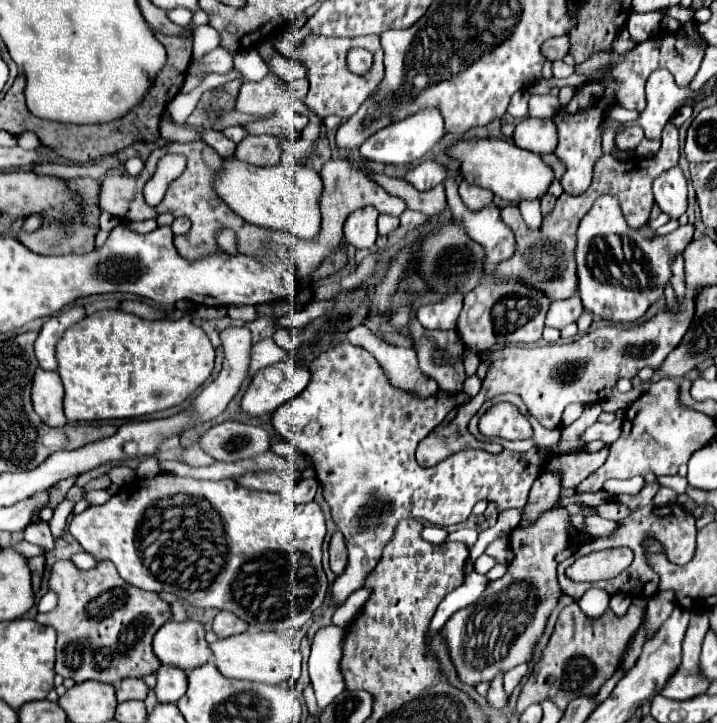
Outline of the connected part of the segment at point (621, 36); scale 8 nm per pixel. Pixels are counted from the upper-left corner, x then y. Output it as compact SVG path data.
M627 28L619 30L619 34L617 34L615 40L613 40L613 50L615 50L617 54L621 54L621 52L631 50L631 48L633 48L633 42L629 40L629 32L627 32Z

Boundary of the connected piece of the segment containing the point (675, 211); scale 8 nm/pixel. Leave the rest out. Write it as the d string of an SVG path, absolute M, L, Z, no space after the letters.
M681 168L667 170L653 182L655 202L661 212L665 212L671 220L677 220L687 210L687 182Z

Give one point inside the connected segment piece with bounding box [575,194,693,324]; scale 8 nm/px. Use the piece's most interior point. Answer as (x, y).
(621, 273)

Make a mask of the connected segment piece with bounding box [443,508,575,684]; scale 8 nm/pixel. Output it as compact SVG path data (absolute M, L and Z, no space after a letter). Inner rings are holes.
M567 508L547 510L541 514L541 518L537 518L537 522L519 524L509 536L513 560L509 562L505 576L489 582L477 602L457 610L447 620L443 626L443 636L463 682L479 684L483 680L493 680L499 670L507 672L509 668L533 658L535 646L545 632L549 614L563 596L557 582L555 556L569 546L569 534L573 534L573 530L575 528Z

